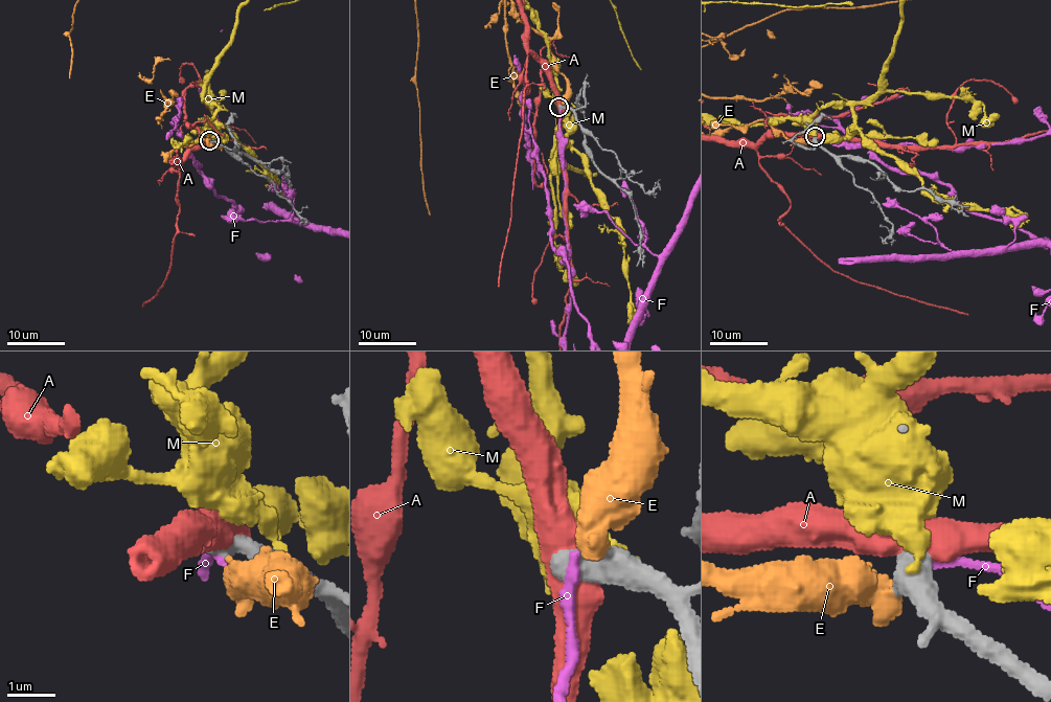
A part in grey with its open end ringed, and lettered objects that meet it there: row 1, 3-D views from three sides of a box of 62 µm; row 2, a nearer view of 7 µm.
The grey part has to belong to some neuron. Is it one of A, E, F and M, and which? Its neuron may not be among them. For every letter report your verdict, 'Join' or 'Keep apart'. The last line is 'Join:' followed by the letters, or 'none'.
A: Keep apart
E: Keep apart
F: Keep apart
M: Keep apart
Join: none

